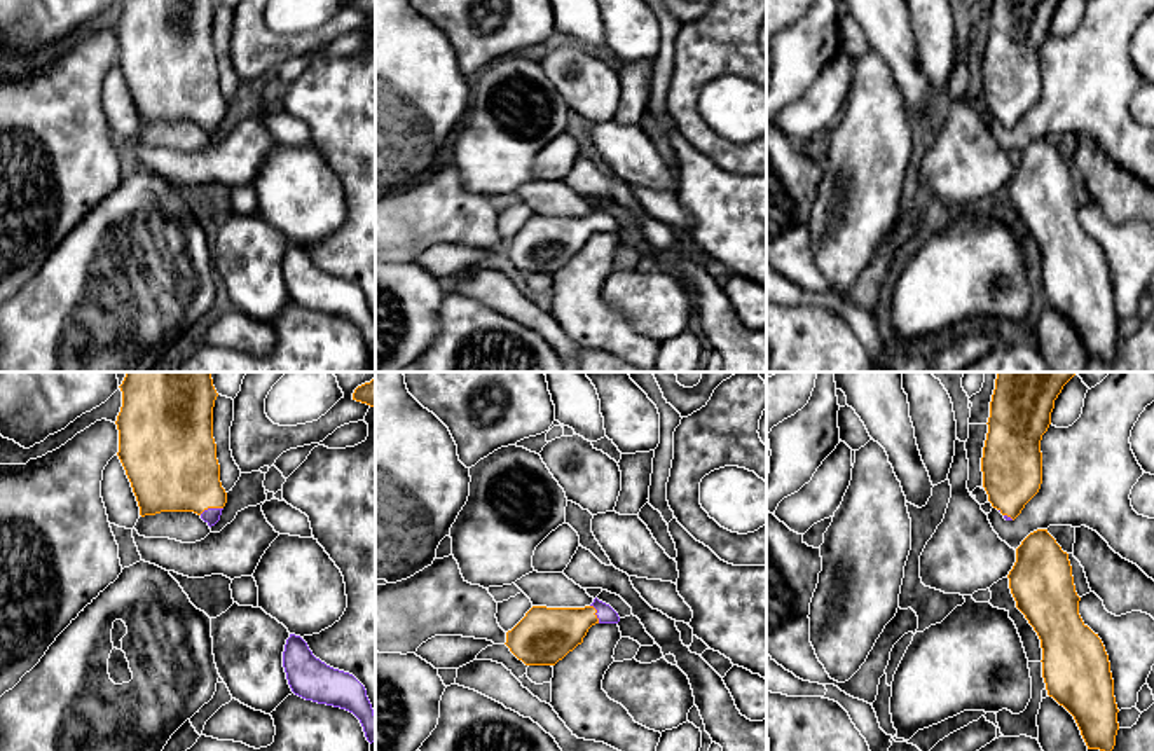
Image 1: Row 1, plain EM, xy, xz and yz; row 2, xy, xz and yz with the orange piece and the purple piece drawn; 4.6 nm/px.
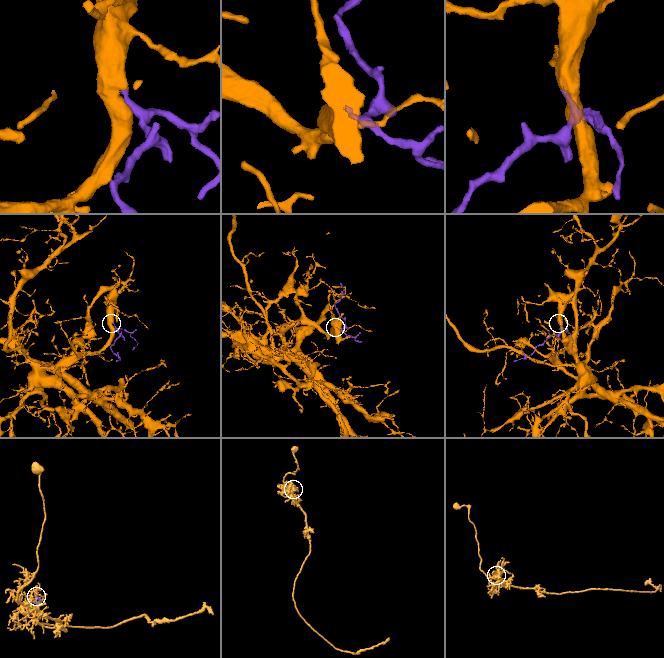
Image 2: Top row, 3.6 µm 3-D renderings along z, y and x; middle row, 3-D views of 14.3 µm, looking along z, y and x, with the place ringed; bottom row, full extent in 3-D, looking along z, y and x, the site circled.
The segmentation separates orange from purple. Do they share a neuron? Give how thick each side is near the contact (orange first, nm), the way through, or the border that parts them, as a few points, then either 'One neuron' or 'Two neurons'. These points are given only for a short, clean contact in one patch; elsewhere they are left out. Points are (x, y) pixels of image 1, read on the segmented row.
Thickness 400 nm (orange) against 80 nm. Two neurons

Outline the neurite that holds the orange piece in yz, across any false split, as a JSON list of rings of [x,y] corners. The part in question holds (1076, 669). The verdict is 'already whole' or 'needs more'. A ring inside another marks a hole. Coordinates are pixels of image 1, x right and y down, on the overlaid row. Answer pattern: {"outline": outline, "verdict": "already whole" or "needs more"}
{"outline": [[[1037,529],[1016,548],[1007,578],[1016,608],[1041,639],[1048,695],[1074,716],[1088,749],[1112,751],[1119,709],[1110,662],[1079,615],[1068,554]]], "verdict": "already whole"}

